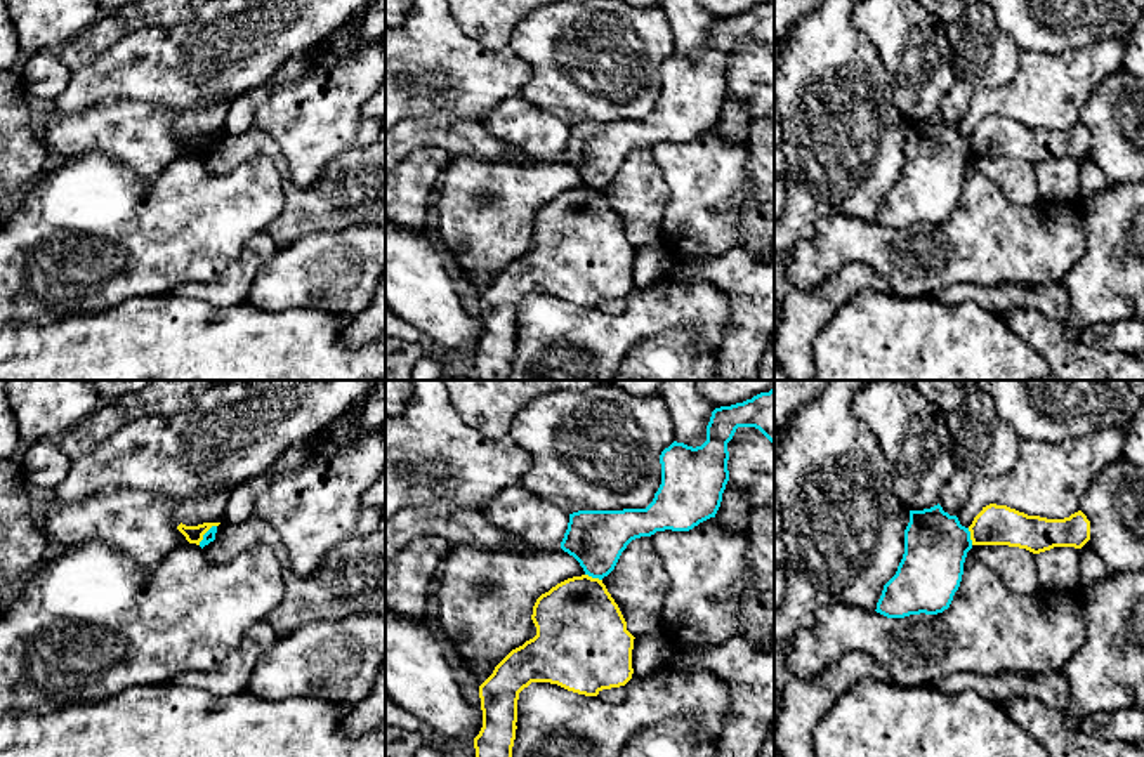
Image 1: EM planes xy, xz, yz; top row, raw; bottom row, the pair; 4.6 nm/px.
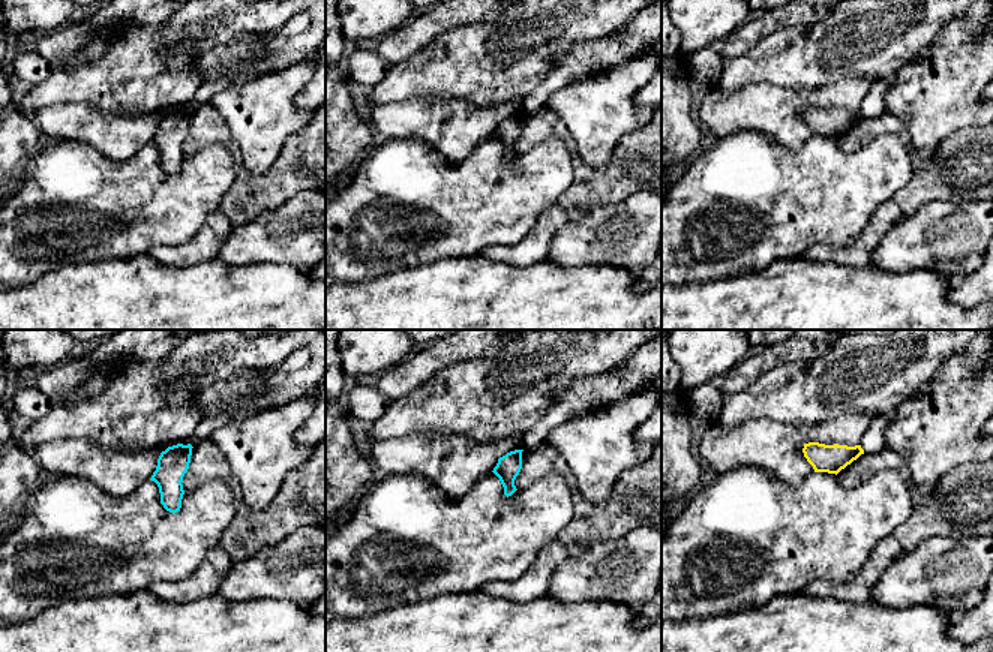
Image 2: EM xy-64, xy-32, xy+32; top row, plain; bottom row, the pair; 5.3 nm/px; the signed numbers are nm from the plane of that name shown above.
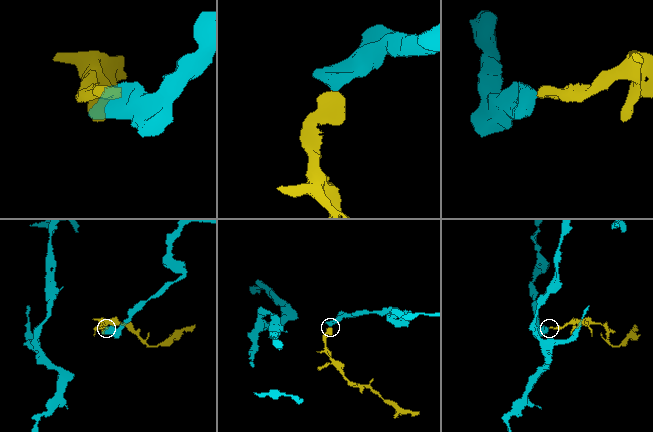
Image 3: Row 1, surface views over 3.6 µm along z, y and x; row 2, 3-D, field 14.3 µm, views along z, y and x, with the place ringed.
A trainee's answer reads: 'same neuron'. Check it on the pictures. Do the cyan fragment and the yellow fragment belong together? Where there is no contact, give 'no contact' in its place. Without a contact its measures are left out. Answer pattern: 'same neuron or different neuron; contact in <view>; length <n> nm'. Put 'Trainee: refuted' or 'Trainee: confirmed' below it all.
different neuron; contact in xy; length 130 nm
Trainee: refuted

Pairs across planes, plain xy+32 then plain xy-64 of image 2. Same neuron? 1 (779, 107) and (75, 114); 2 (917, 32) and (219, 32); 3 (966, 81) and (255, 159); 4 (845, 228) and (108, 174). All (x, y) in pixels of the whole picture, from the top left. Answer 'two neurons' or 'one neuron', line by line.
1: one neuron
2: one neuron
3: one neuron
4: one neuron

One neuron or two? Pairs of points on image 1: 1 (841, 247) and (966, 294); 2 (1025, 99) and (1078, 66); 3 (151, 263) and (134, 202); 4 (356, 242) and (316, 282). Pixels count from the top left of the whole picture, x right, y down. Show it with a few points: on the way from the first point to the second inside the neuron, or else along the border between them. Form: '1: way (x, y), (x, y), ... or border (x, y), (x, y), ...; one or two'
1: border (988, 283), (952, 283), (933, 294); two
2: way (1038, 96), (1065, 80); one
3: way (144, 247), (134, 233), (134, 217); one
4: way (346, 252), (327, 271); one

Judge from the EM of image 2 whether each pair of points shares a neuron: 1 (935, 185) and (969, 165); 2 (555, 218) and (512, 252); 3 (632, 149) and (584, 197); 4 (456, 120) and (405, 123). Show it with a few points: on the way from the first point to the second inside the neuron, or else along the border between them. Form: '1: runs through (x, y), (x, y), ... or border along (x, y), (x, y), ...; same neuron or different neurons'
1: runs through (944, 177), (960, 170); same neuron
2: runs through (546, 228), (522, 252); same neuron
3: runs through (623, 161), (596, 188); same neuron
4: runs through (444, 126), (417, 123); same neuron

